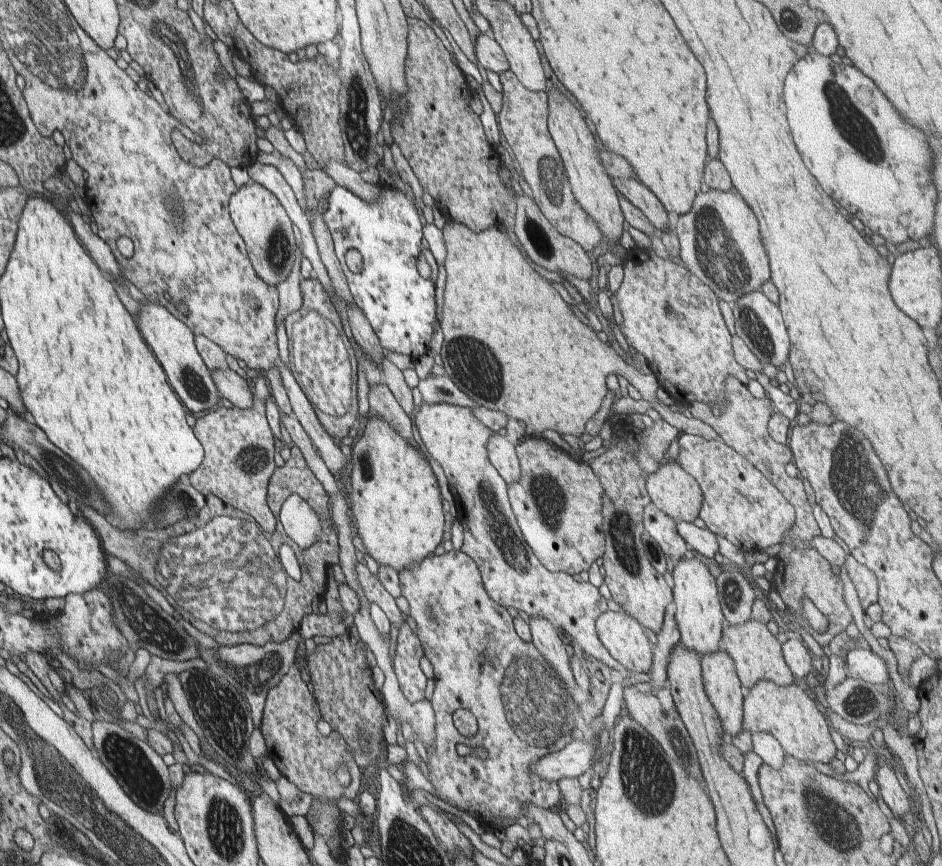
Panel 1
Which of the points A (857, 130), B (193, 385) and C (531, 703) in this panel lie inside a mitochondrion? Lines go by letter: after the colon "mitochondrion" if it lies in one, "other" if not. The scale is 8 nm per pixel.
A: mitochondrion
B: mitochondrion
C: mitochondrion

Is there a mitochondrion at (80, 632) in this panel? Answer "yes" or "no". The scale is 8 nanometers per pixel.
yes

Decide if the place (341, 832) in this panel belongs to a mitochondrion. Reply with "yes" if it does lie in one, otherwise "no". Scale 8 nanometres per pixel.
no

